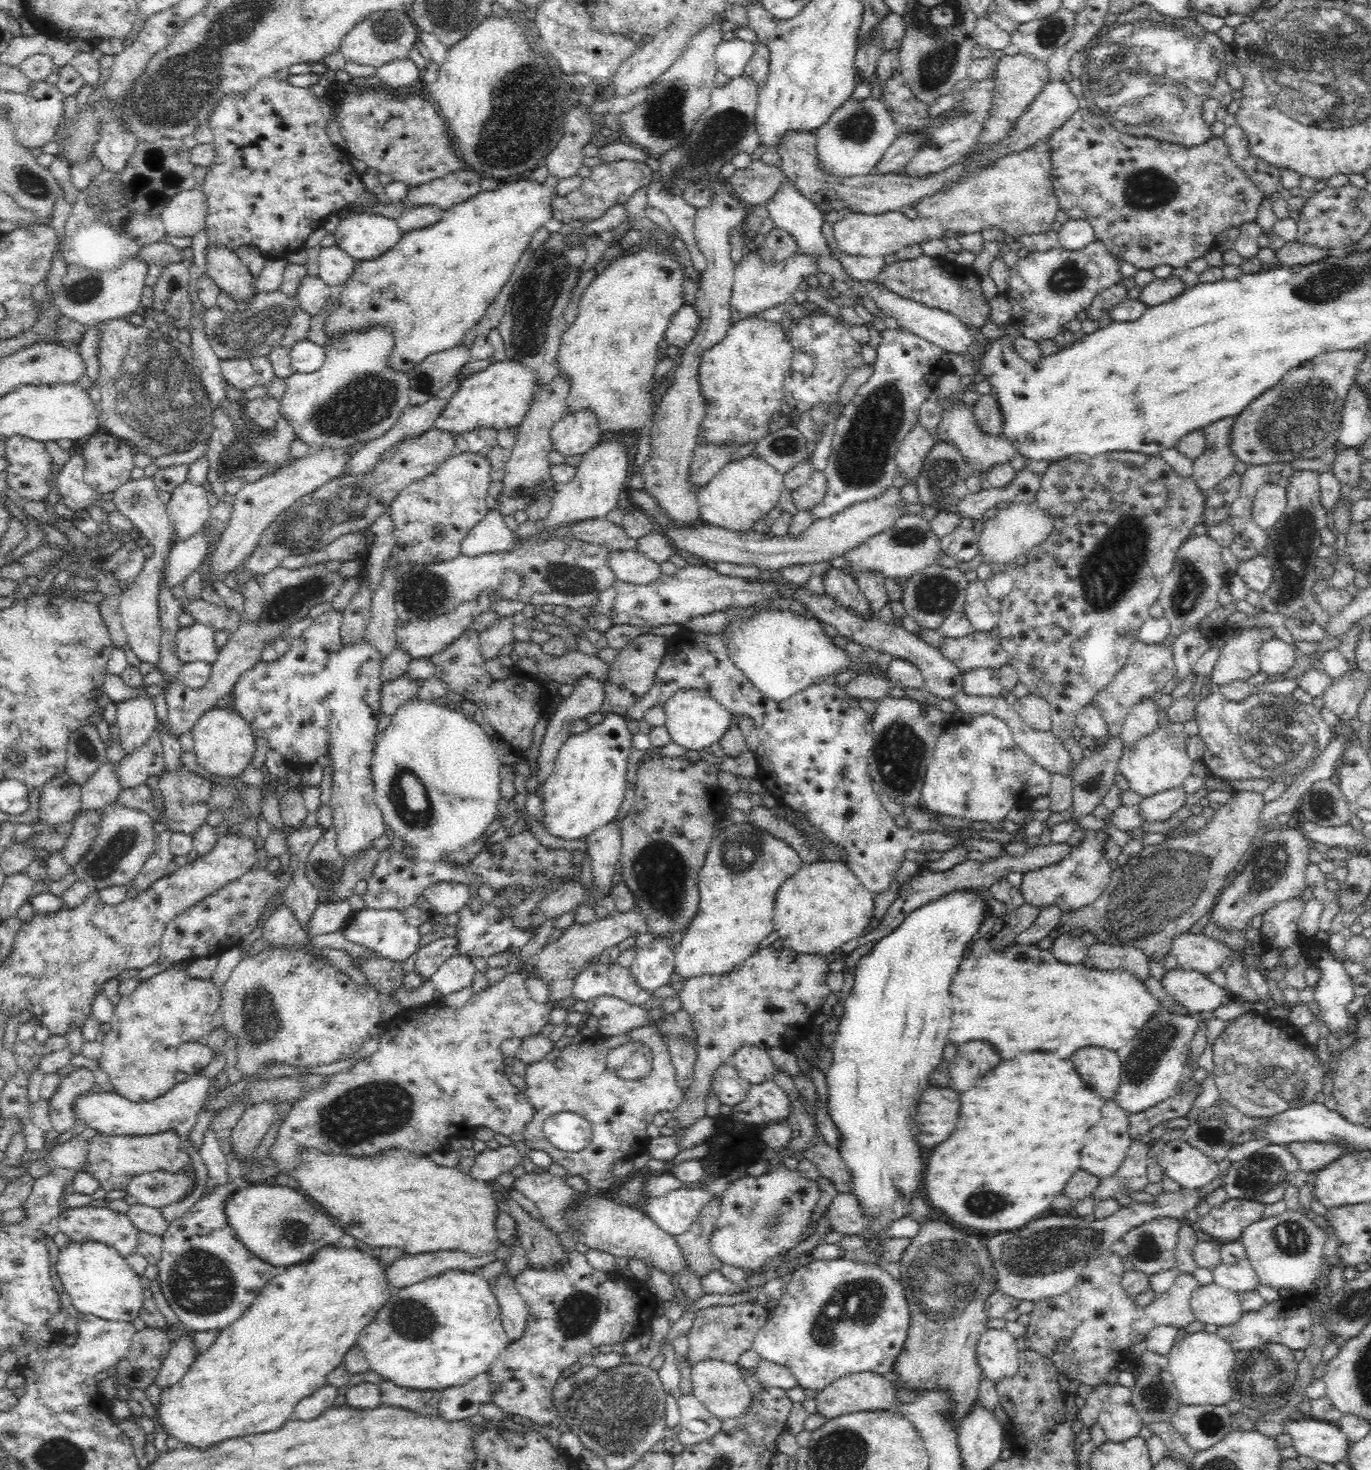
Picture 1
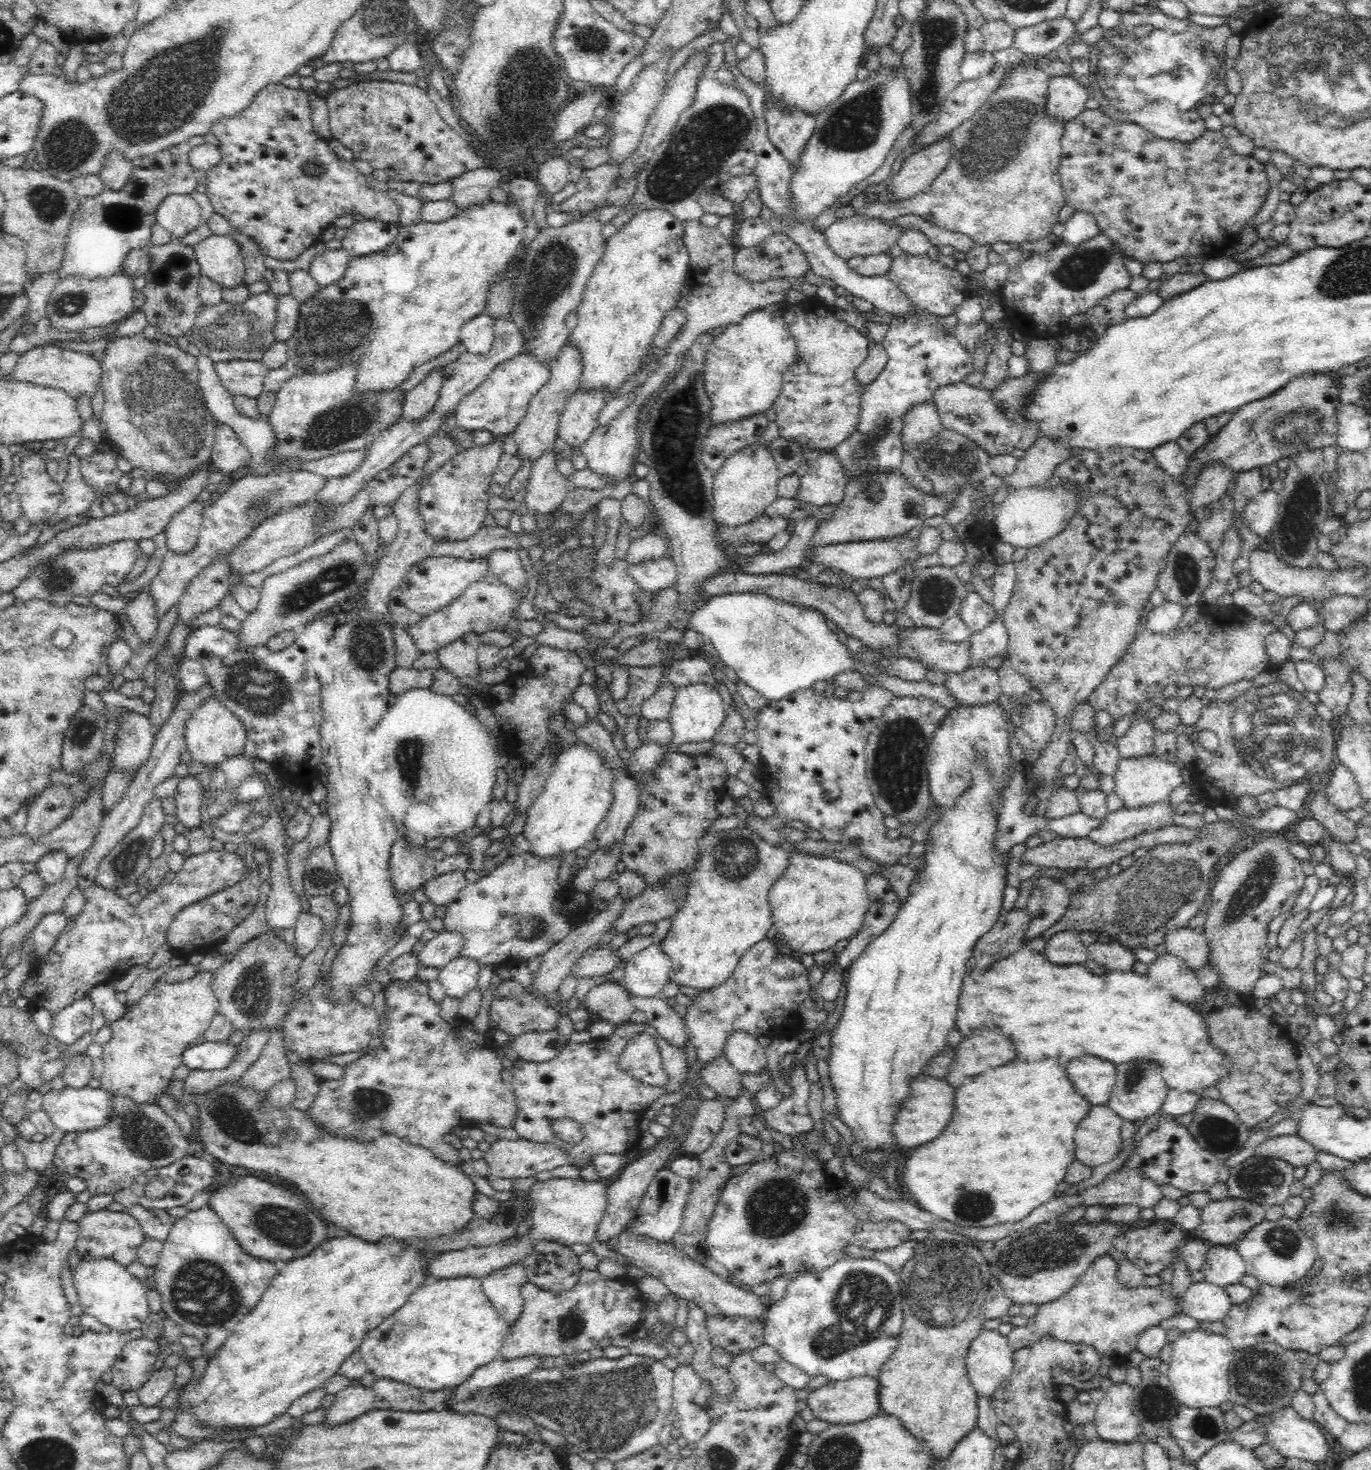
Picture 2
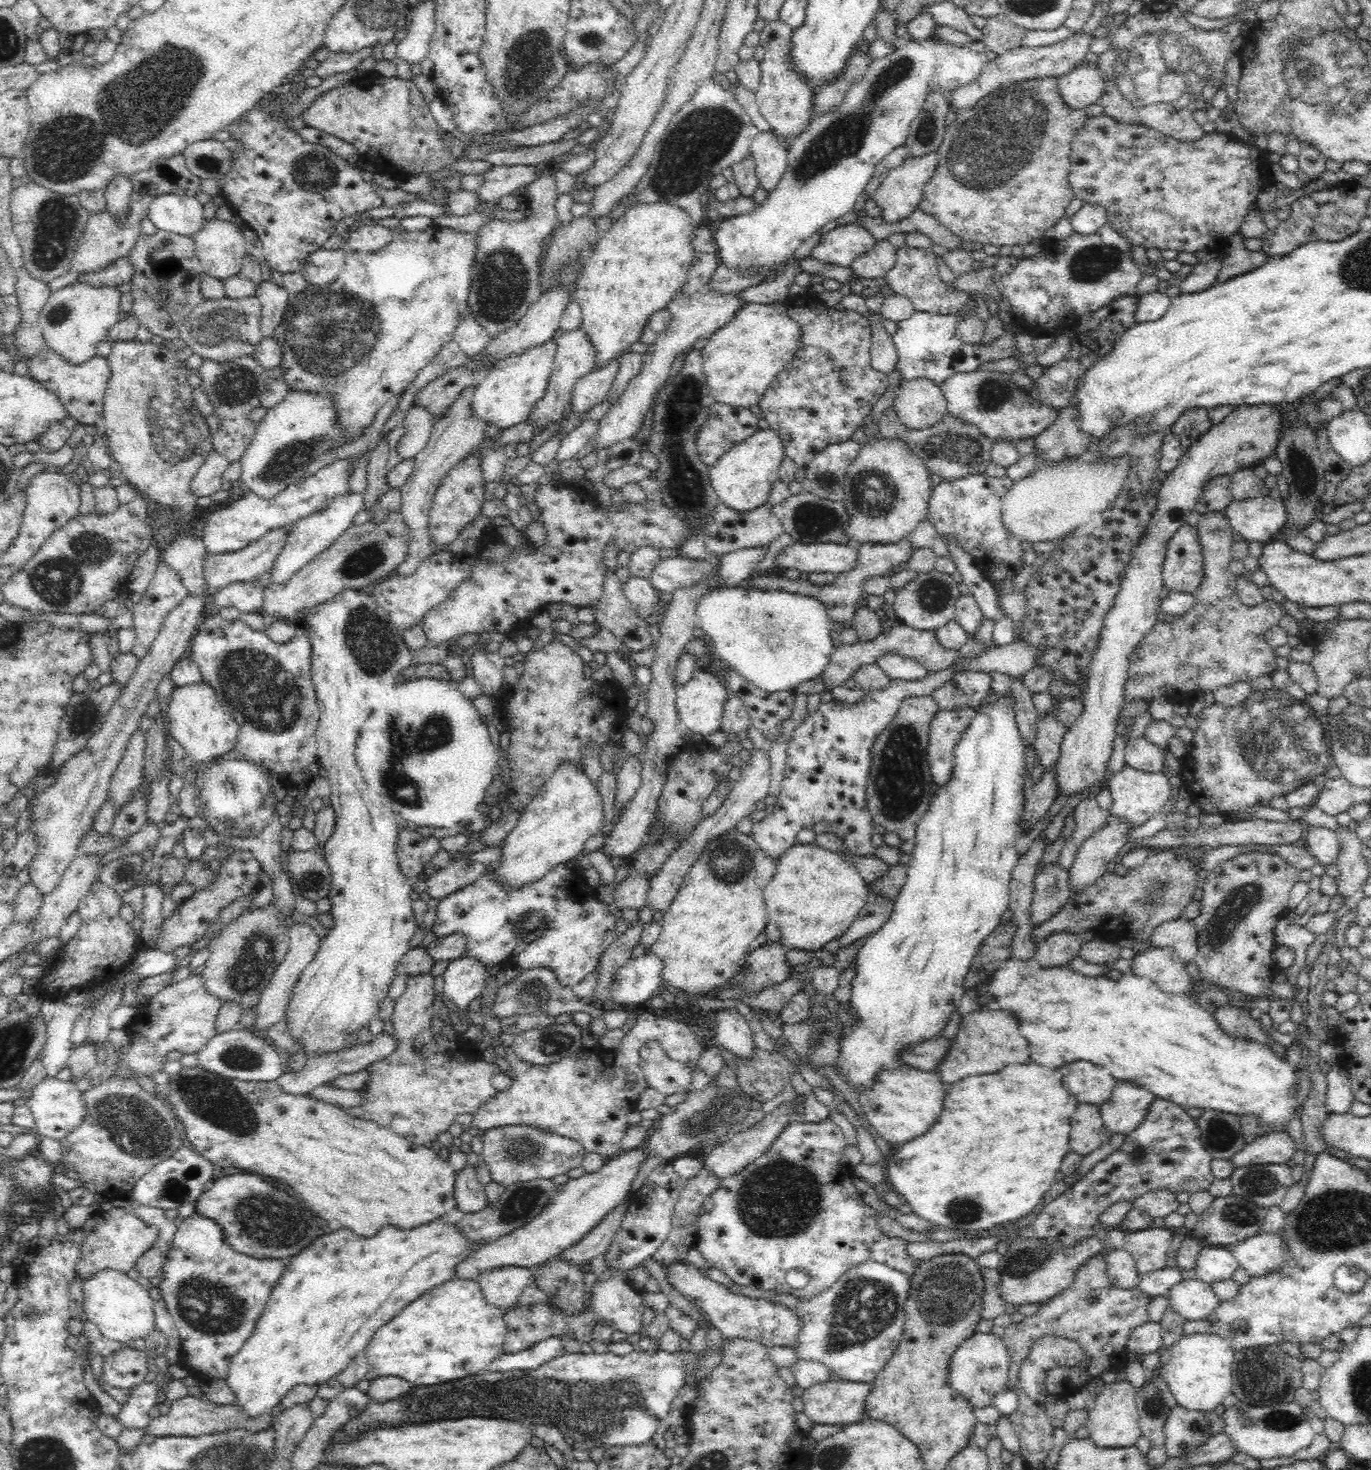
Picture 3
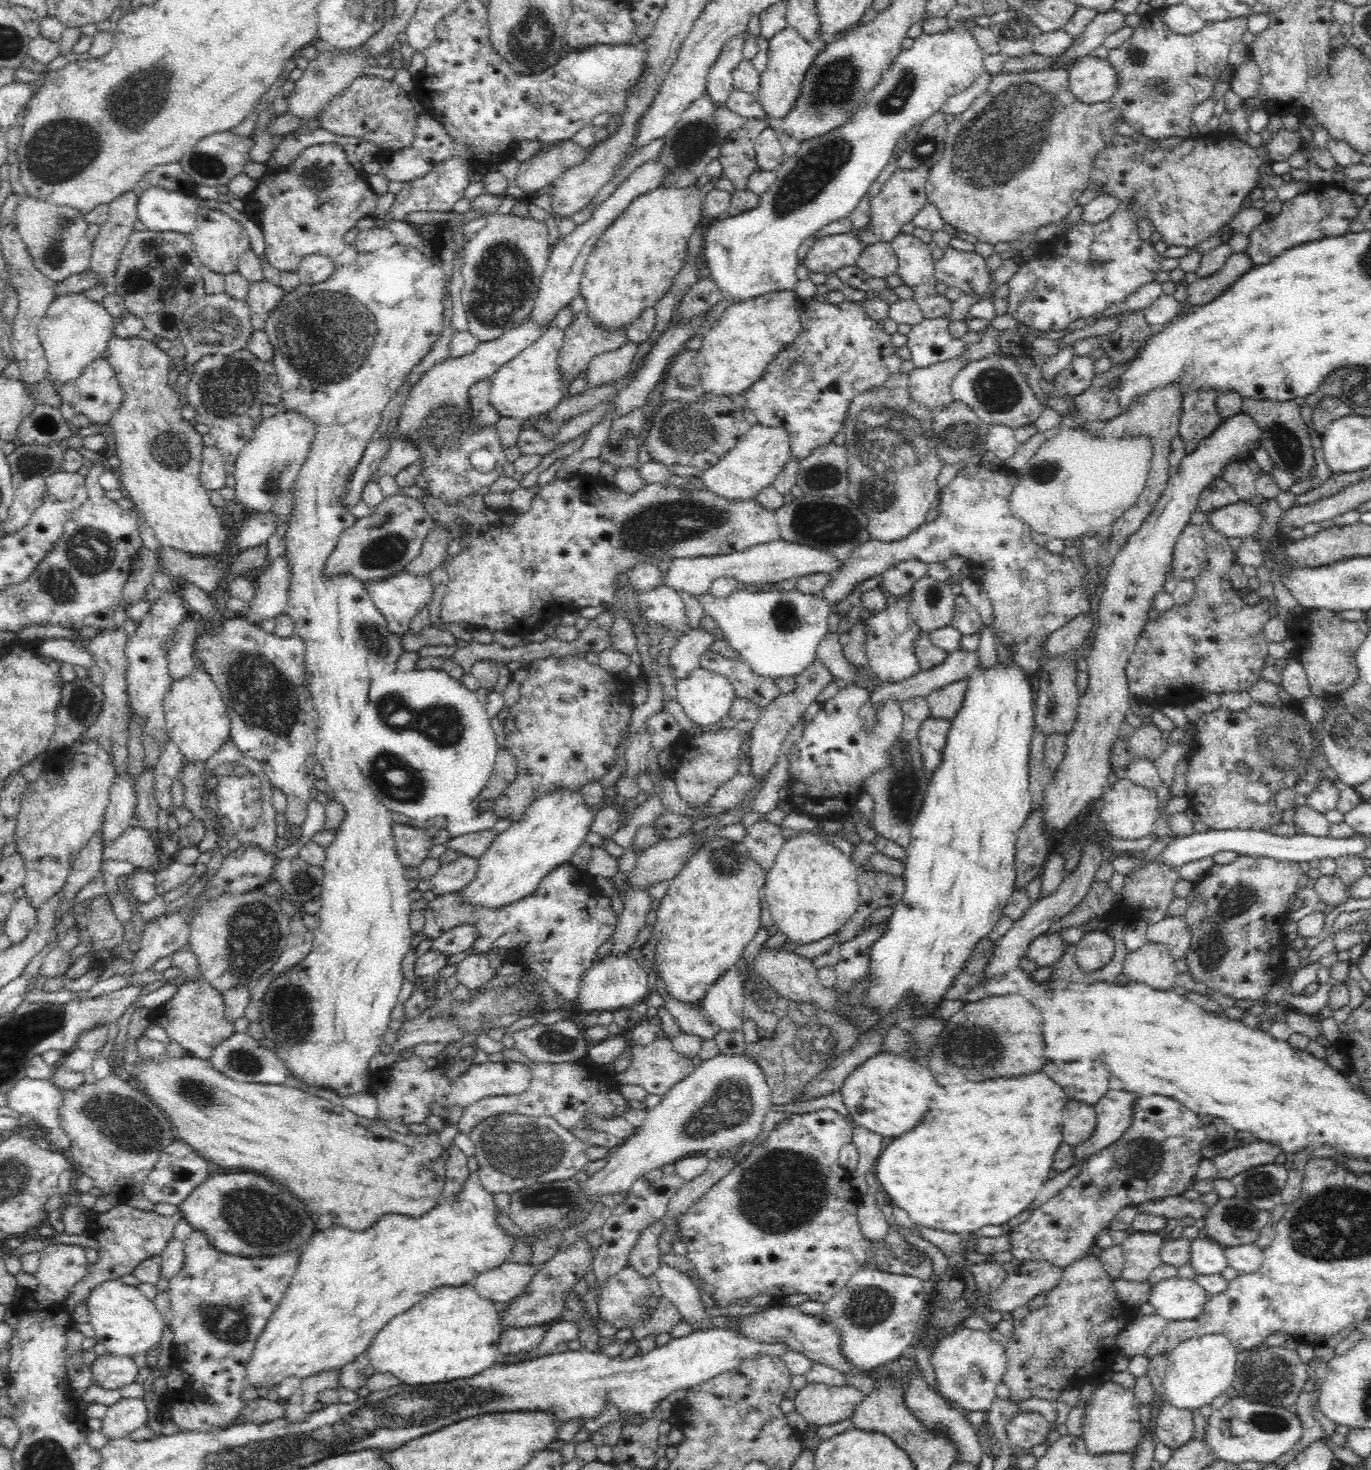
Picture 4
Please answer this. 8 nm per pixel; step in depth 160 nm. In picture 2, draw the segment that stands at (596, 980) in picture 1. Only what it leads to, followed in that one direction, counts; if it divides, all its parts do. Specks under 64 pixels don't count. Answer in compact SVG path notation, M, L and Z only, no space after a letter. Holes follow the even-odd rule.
M609 944L602 945L598 949L590 947L574 963L571 973L577 979L604 976L604 974L612 972L618 962L620 962L620 955ZM628 992L628 997L635 1010L644 1012L647 1022L658 1031L662 1038L680 1049L686 1047L688 1032L685 1021L666 1003L664 997L640 998L632 996L631 992Z

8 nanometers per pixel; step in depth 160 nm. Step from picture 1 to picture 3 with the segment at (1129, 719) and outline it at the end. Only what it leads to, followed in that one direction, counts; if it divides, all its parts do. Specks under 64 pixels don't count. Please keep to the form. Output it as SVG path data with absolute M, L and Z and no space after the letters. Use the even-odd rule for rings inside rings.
M1130 738L1125 745L1125 764L1142 772L1160 773L1163 770L1164 751L1140 738Z

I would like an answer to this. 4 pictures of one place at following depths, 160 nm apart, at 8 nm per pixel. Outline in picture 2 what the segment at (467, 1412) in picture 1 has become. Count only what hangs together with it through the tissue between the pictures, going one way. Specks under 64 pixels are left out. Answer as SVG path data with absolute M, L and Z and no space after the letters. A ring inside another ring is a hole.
M536 1355L523 1356L514 1360L506 1360L504 1357L498 1357L492 1362L477 1368L462 1386L458 1385L451 1390L449 1395L452 1399L467 1401L471 1396L480 1389L487 1389L497 1384L506 1382L530 1374L540 1366L548 1368L554 1367L552 1357L541 1358Z

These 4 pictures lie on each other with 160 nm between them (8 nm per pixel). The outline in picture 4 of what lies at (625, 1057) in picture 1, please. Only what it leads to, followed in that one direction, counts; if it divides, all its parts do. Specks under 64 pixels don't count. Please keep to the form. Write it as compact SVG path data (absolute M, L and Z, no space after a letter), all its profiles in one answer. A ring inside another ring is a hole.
M658 1037L647 1045L633 1044L629 1051L632 1055L630 1056L630 1067L625 1072L618 1073L615 1077L616 1083L620 1086L640 1086L648 1094L662 1097L666 1092L670 1091L674 1084L680 1083L680 1080L684 1080L686 1076L690 1076L694 1072L695 1066L693 1062L674 1051L668 1037Z

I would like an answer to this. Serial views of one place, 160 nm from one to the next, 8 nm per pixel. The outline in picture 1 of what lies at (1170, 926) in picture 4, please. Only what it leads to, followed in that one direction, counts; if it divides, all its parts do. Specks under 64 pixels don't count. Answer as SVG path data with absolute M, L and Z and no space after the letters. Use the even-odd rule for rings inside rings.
M1188 931L1175 936L1171 943L1172 956L1184 970L1197 970L1208 975L1222 966L1222 961L1234 950L1224 943L1211 939L1202 932Z

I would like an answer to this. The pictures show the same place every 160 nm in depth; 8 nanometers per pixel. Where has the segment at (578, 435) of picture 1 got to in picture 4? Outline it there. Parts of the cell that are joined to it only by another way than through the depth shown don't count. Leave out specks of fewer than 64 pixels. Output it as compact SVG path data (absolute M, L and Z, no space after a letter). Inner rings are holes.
M626 341L620 348L594 356L586 370L588 388L606 386L629 372L640 343Z

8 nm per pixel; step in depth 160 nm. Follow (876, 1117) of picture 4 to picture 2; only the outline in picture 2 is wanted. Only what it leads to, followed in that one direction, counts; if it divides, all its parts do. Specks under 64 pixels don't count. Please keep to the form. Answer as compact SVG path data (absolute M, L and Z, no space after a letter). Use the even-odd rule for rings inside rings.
M925 1073L920 1074L910 1082L910 1094L900 1106L900 1112L895 1114L892 1133L896 1145L899 1148L918 1147L924 1142L934 1140L946 1128L952 1110L954 1110L954 1088L947 1084L945 1079L933 1078Z

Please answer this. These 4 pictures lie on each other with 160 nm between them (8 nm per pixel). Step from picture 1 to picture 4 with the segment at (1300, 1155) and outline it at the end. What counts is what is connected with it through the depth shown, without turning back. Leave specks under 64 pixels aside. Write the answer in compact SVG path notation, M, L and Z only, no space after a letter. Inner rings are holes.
M1257 1141L1247 1146L1238 1146L1211 1158L1216 1166L1215 1179L1231 1180L1237 1174L1254 1166L1274 1163L1281 1148L1270 1142Z

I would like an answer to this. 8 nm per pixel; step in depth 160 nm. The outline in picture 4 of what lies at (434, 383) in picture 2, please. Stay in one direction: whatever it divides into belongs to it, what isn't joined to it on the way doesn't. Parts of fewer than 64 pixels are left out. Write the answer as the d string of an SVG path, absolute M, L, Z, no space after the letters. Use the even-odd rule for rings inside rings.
M396 435L389 446L386 456L379 466L380 472L390 474L396 478L396 474L406 466L416 462L419 458L419 448L409 440L405 440L405 435Z

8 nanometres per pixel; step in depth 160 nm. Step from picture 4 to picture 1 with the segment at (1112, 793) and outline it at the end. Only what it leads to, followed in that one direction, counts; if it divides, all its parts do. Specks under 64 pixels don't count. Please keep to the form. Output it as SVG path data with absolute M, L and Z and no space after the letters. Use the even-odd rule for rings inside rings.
M1169 722L1165 727L1156 729L1151 736L1138 740L1134 746L1125 747L1119 758L1118 773L1129 782L1128 788L1142 798L1148 798L1158 792L1181 786L1182 781L1191 775L1194 764L1185 749L1186 738L1188 735L1182 723Z

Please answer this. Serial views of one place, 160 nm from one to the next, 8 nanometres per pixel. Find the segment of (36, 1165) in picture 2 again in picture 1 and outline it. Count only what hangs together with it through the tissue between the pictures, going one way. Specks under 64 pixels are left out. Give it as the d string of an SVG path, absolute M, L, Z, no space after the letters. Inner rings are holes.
M78 1068L62 1077L58 1090L49 1102L50 1121L53 1130L61 1134L72 1130L75 1125L74 1102L95 1086L94 1074L88 1068Z

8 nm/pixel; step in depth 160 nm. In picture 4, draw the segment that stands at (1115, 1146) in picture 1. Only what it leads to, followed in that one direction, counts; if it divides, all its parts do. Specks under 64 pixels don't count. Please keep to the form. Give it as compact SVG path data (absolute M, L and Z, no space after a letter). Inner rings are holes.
M1070 1100L1062 1114L1064 1114L1063 1143L1073 1148L1078 1147L1094 1133L1097 1124L1097 1114L1092 1105Z

